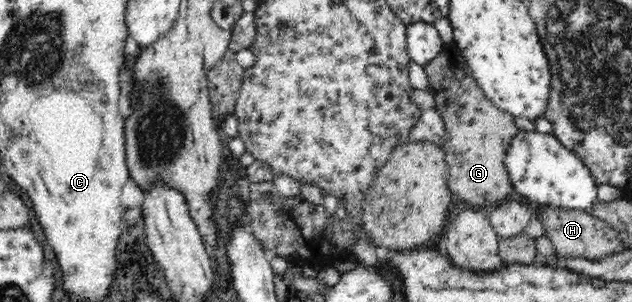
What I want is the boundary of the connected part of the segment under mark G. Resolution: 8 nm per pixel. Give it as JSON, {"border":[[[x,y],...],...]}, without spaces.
{"border":[[[454,41],[444,44],[442,50],[438,52],[436,58],[432,58],[428,64],[422,65],[427,77],[426,89],[436,102],[434,107],[443,119],[447,140],[442,146],[444,160],[448,166],[447,187],[450,192],[458,196],[461,200],[480,204],[488,209],[515,196],[515,188],[512,186],[510,176],[504,159],[506,151],[510,148],[512,140],[520,134],[521,129],[515,124],[515,118],[504,113],[492,101],[486,98],[482,89],[478,86],[477,80],[469,71],[465,58],[461,50]]]}

